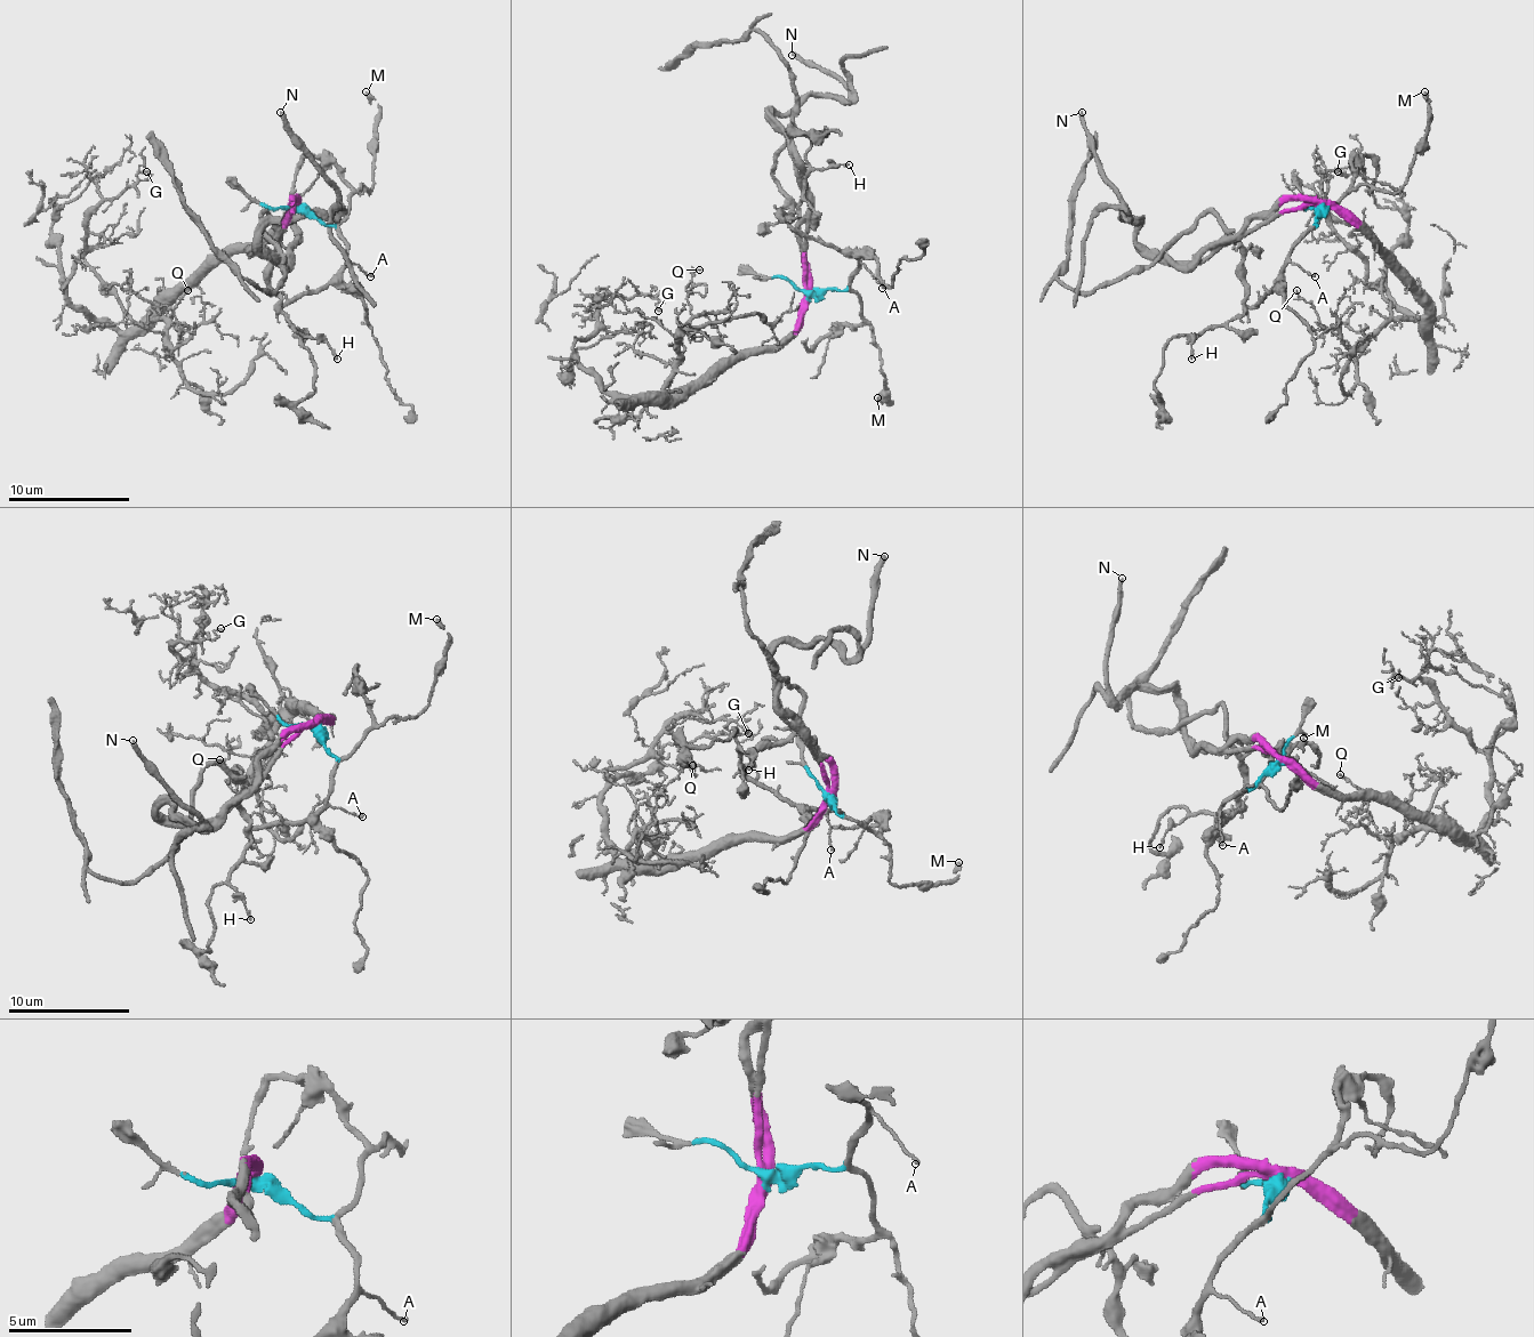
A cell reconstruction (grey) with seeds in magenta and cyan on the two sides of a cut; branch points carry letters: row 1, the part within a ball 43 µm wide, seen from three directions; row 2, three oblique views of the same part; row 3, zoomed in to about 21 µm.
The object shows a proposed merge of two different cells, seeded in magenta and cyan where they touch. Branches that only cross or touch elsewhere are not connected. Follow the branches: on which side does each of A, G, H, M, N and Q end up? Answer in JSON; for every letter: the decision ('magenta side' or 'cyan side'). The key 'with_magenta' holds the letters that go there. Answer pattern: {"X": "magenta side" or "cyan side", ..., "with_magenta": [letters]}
{"A": "cyan side", "G": "magenta side", "H": "cyan side", "M": "cyan side", "N": "magenta side", "Q": "magenta side", "with_magenta": ["G", "N", "Q"]}

